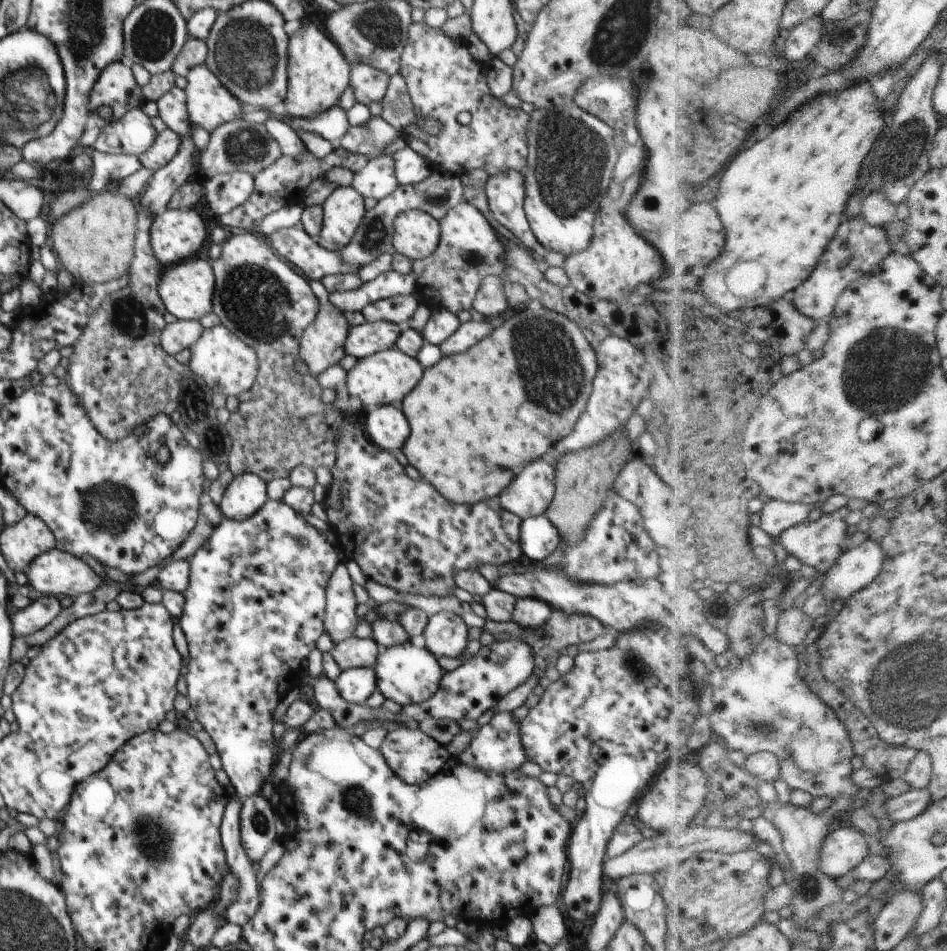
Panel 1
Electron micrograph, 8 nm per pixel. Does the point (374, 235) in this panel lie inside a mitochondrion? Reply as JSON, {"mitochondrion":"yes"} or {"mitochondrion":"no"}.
{"mitochondrion":"yes"}

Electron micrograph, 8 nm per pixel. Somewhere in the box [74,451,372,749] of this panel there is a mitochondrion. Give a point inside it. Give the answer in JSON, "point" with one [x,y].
{"point":[107,506]}

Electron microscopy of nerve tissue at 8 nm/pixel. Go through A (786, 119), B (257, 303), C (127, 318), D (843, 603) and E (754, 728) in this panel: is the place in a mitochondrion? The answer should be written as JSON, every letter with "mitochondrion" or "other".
{"A":"other","B":"mitochondrion","C":"mitochondrion","D":"other","E":"mitochondrion"}

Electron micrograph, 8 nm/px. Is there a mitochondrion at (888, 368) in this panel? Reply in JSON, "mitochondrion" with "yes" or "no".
{"mitochondrion":"yes"}

